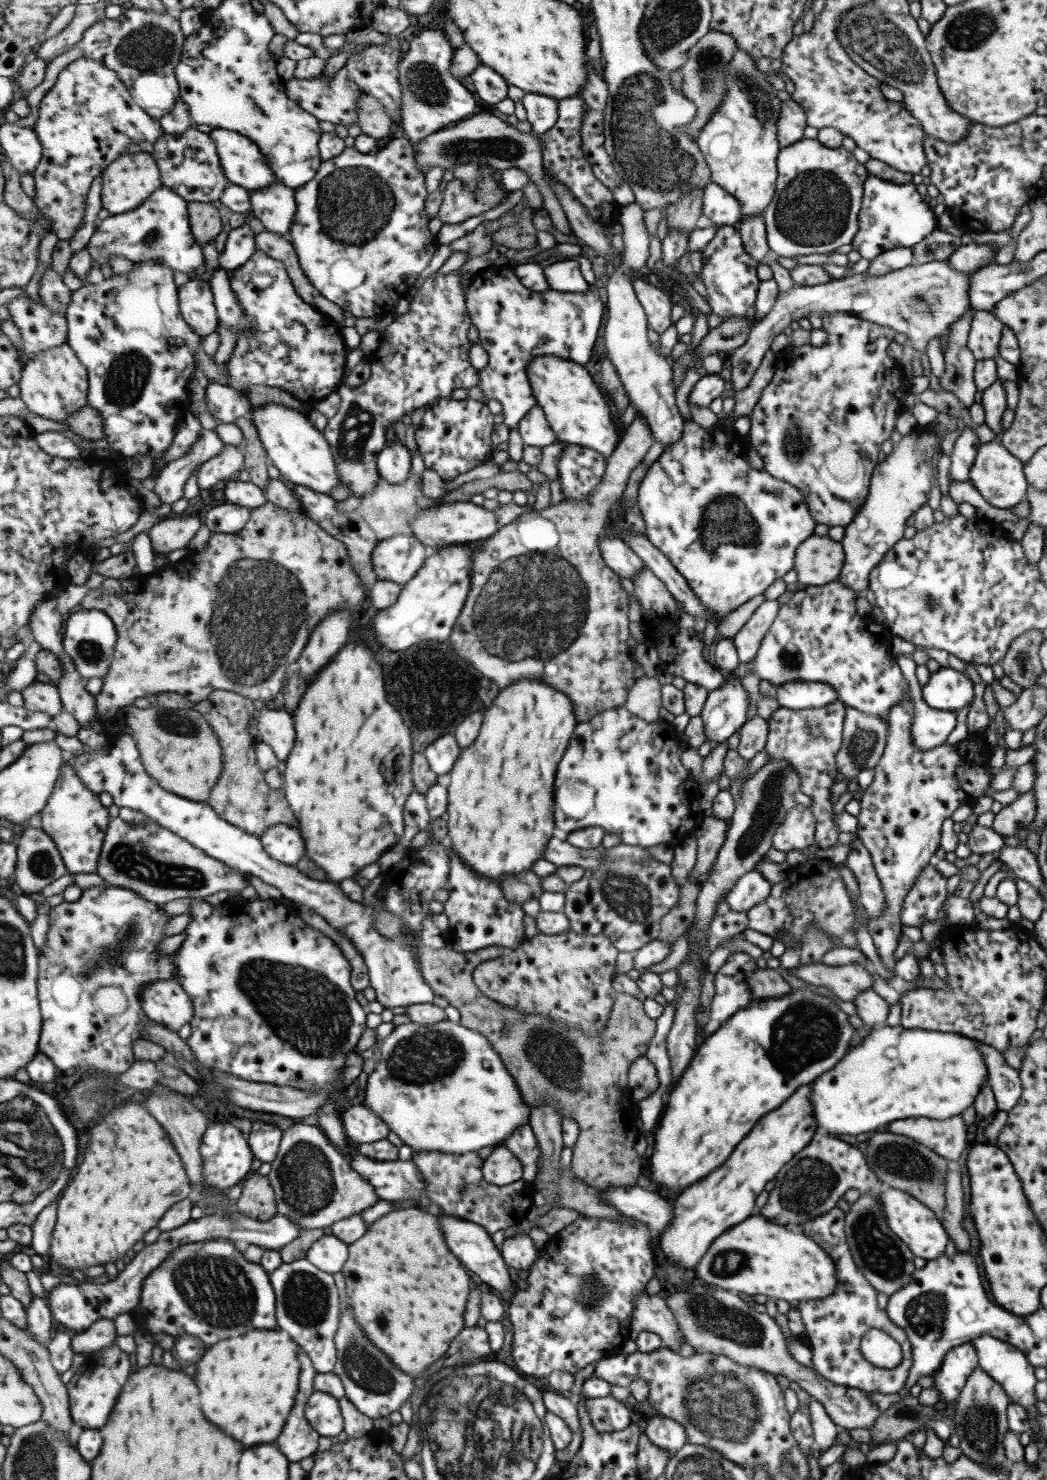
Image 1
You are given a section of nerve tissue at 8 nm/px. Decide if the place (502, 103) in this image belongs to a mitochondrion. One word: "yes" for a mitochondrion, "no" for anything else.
no

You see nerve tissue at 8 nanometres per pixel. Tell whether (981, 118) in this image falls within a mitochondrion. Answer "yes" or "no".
no

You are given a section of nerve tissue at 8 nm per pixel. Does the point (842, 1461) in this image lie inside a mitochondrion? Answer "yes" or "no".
no

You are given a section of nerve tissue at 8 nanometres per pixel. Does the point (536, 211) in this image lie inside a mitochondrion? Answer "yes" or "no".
no

